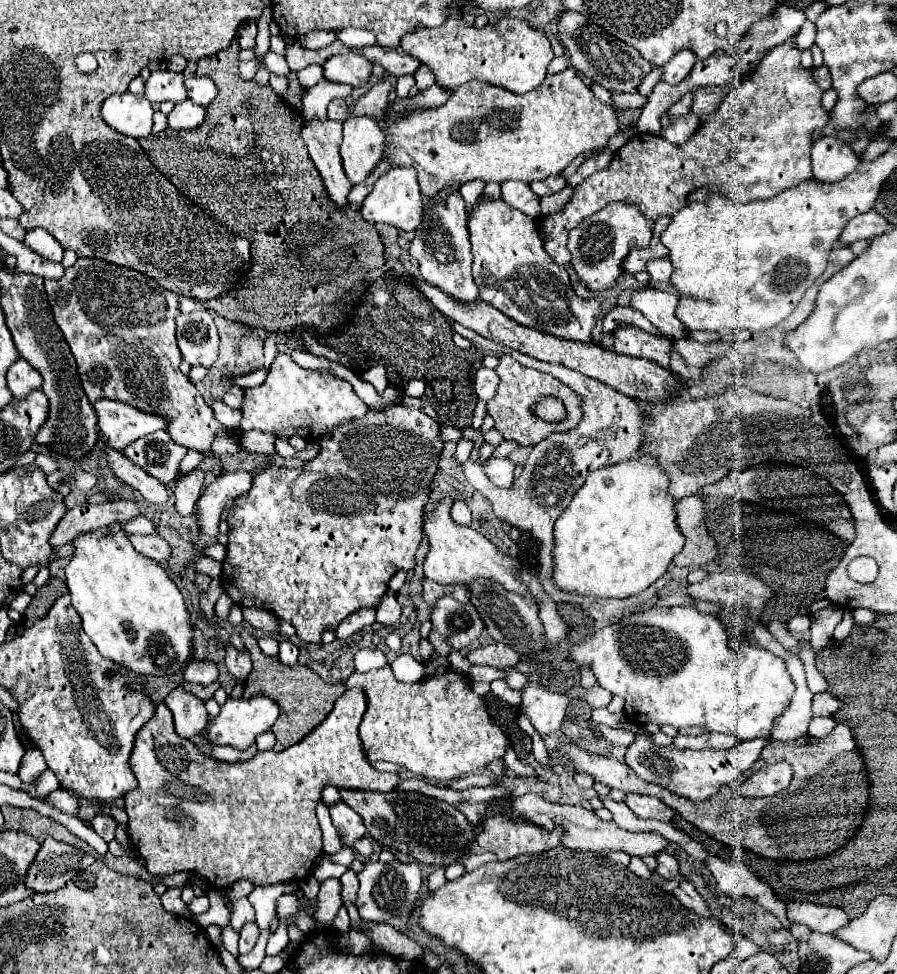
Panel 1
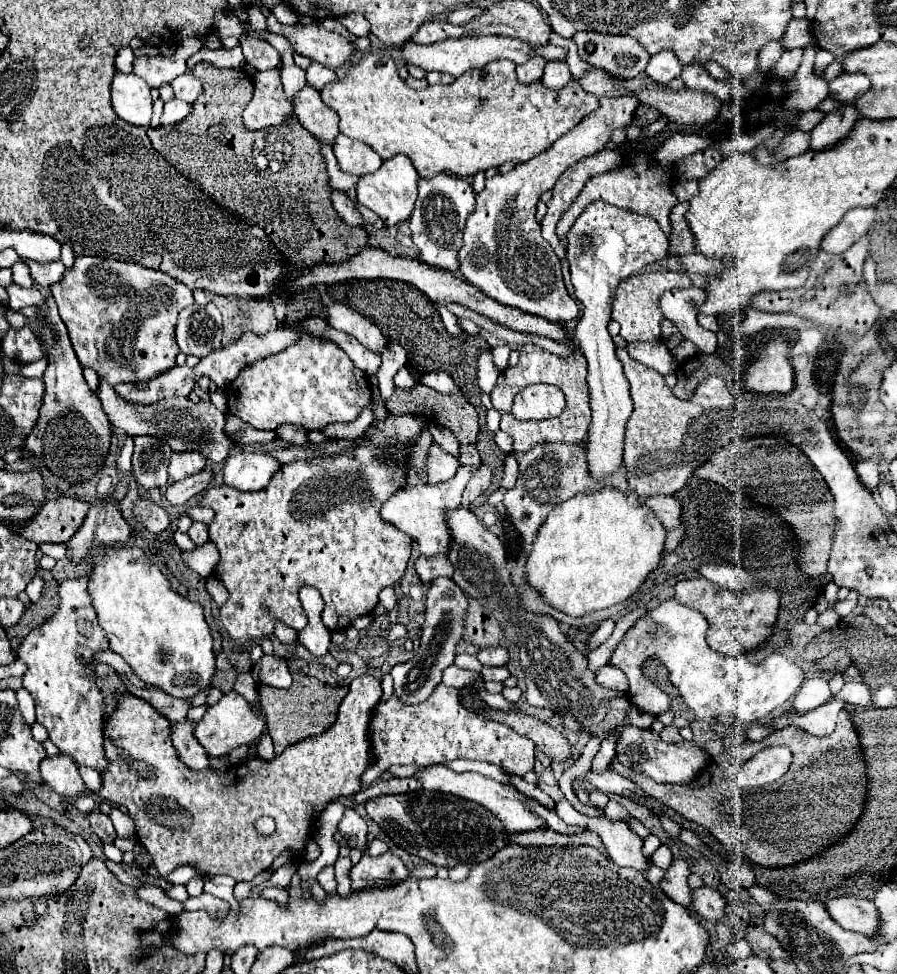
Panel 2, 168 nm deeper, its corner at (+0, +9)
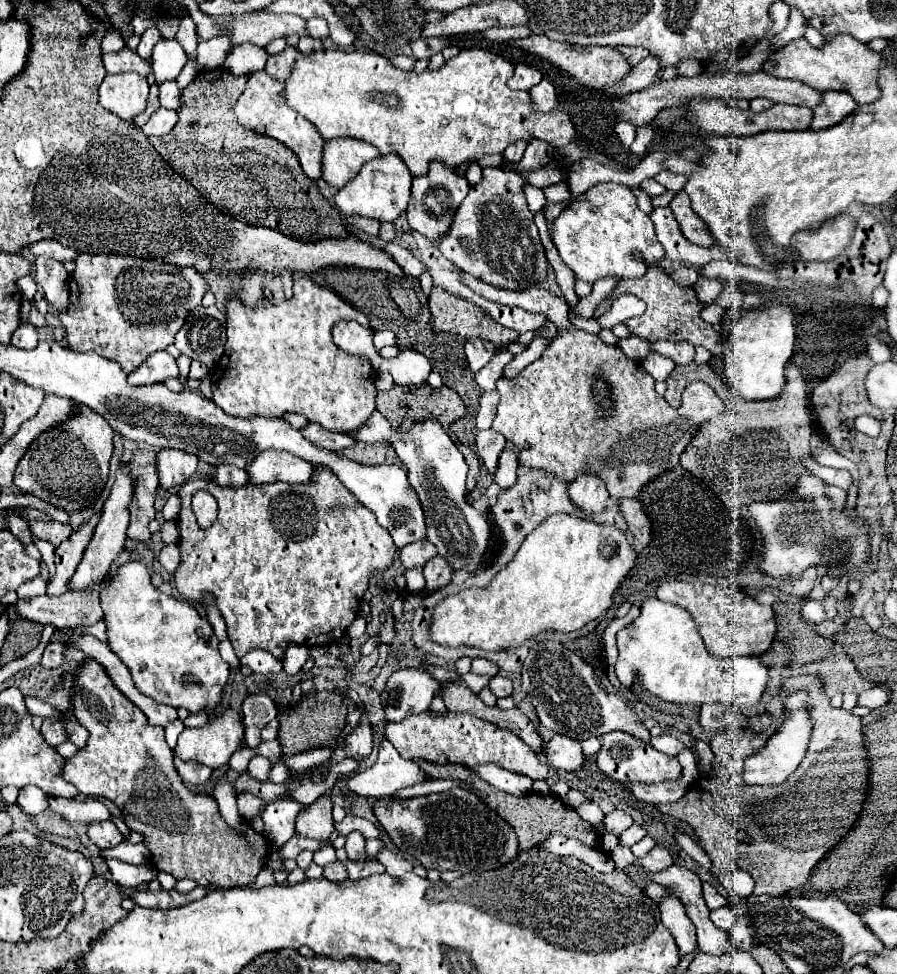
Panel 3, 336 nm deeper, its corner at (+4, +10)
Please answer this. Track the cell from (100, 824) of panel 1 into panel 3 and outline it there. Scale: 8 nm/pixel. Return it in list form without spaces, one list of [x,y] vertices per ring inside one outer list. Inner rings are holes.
[[[111,820],[91,822],[89,824],[89,838],[99,848],[113,848],[123,842],[123,834],[117,830],[117,826]]]

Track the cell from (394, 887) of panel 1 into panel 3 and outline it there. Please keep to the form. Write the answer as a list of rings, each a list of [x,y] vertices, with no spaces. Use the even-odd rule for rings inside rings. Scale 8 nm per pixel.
[[[361,860],[361,862],[347,862],[347,874],[351,880],[359,880],[359,878],[365,878],[369,876],[369,862],[367,860]]]

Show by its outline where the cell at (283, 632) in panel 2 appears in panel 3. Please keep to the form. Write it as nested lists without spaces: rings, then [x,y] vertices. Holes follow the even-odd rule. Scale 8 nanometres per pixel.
[[[289,644],[283,654],[283,670],[287,674],[297,674],[309,660],[309,648],[301,644]]]

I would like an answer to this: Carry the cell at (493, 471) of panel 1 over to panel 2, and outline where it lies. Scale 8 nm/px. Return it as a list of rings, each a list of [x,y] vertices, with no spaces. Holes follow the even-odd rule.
[[[507,455],[505,459],[505,469],[503,469],[503,479],[501,479],[501,487],[503,489],[509,489],[513,487],[517,481],[517,461],[515,461],[515,455]]]

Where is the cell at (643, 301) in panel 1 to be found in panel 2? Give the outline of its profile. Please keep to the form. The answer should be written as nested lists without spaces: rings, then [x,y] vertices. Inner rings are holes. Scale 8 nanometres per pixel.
[[[689,287],[689,289],[671,289],[659,299],[659,307],[663,315],[673,321],[683,335],[697,345],[701,353],[715,353],[717,335],[713,331],[703,329],[697,323],[697,303],[705,301],[705,289]]]

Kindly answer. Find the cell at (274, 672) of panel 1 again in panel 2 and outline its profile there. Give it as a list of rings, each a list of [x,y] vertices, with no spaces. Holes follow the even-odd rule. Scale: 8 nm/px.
[[[295,673],[293,675],[293,685],[291,689],[275,689],[275,687],[267,687],[261,685],[259,687],[259,695],[261,695],[261,709],[265,713],[265,721],[267,721],[267,731],[273,739],[275,745],[275,753],[281,755],[281,751],[293,743],[299,743],[307,737],[313,737],[321,731],[327,731],[331,727],[331,723],[335,723],[337,719],[337,707],[341,705],[341,701],[345,699],[345,695],[349,693],[349,687],[331,687],[327,683],[321,683],[315,677],[309,675],[301,675]]]

